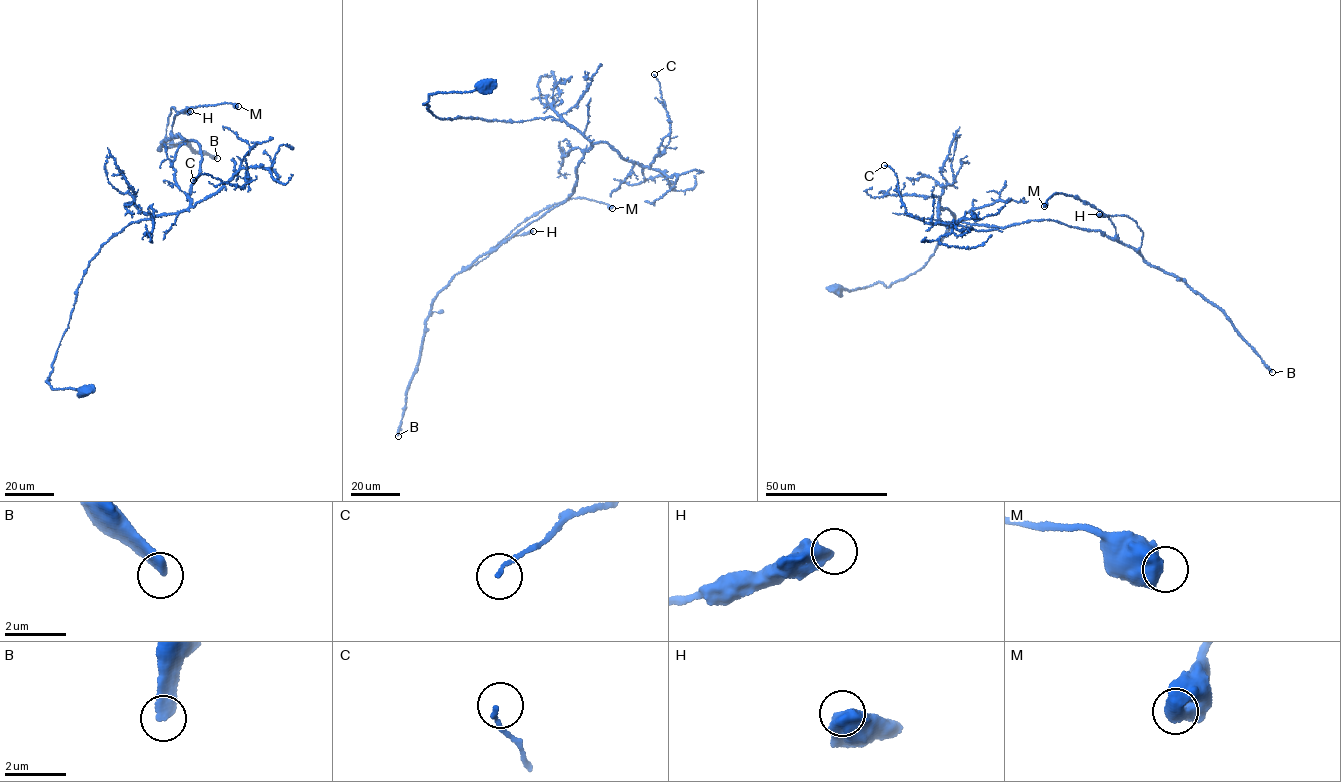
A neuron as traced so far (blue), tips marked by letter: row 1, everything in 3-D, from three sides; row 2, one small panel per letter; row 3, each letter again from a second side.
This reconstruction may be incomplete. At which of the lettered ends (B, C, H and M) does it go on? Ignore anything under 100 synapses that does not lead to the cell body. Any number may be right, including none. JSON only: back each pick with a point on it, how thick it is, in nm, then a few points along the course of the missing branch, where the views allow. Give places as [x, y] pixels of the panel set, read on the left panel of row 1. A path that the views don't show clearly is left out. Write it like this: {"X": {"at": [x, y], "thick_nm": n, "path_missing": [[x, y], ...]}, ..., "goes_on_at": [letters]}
{"B": {"at": [217, 158], "thick_nm": 440}, "goes_on_at": ["B"]}

